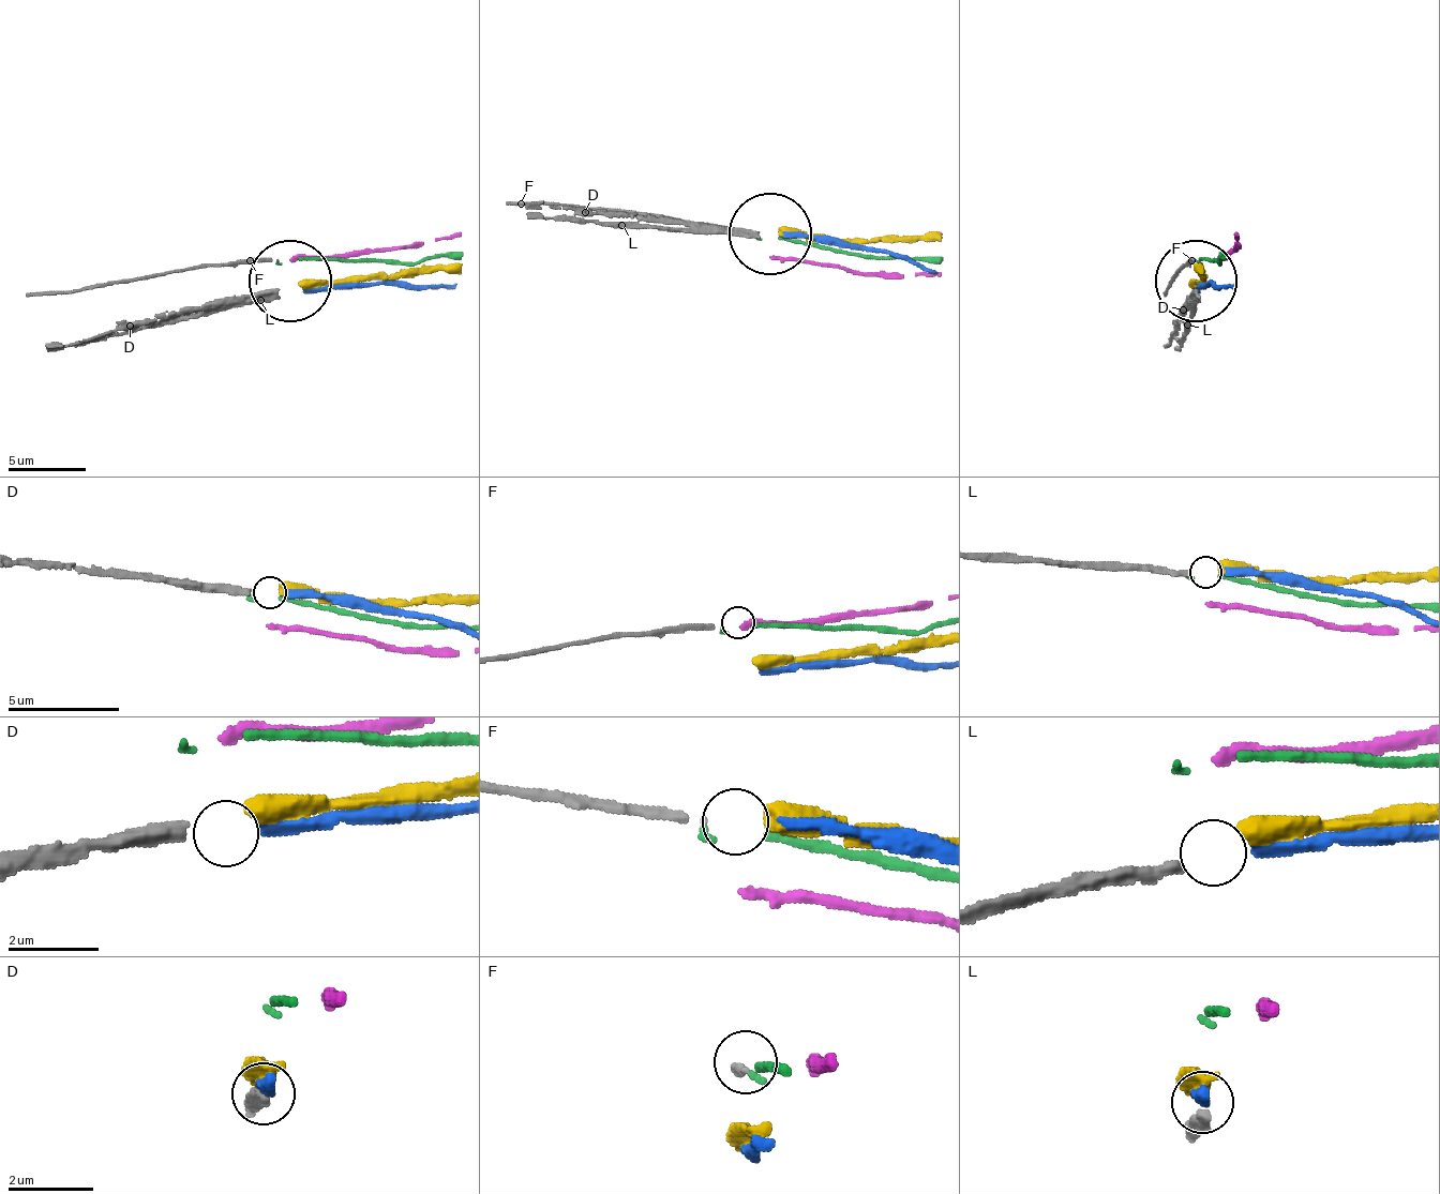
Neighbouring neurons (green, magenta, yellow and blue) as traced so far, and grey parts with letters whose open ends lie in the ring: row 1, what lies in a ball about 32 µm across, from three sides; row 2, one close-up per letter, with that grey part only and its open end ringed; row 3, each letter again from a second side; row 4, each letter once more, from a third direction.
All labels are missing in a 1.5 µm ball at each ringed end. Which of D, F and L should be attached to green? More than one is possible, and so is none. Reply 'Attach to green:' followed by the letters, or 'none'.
Attach to green: none

